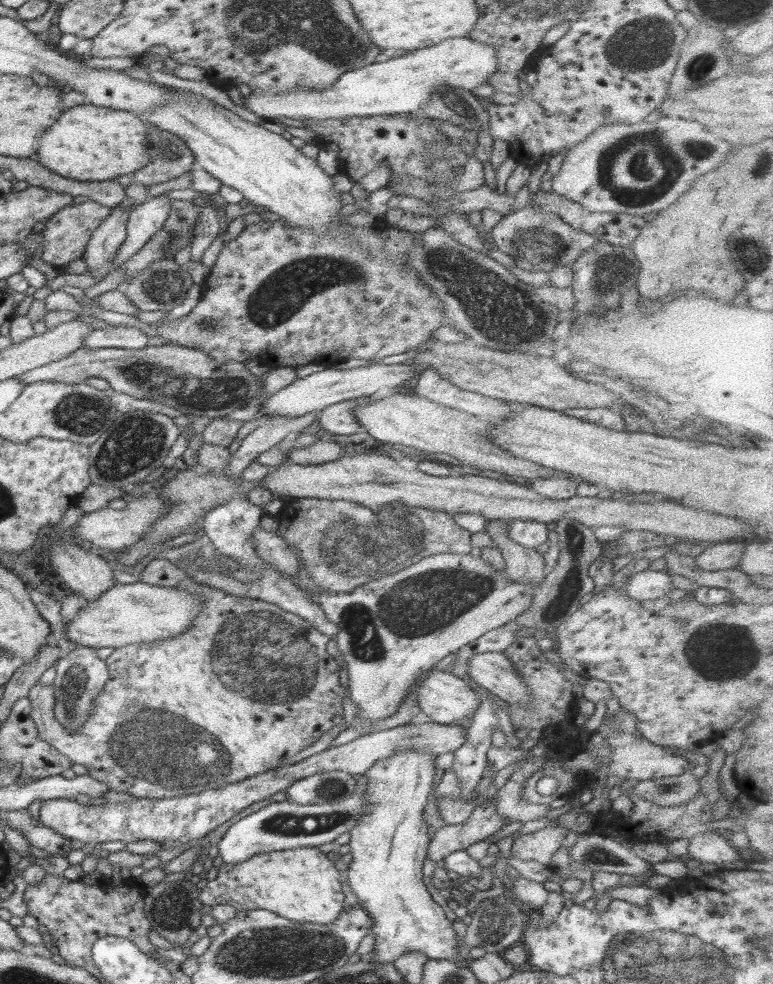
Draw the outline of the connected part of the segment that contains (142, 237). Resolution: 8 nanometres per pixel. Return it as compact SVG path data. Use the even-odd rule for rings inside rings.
M166 193L150 197L130 212L127 222L126 240L119 246L113 258L116 268L126 262L136 251L140 250L156 234L168 219L172 202Z

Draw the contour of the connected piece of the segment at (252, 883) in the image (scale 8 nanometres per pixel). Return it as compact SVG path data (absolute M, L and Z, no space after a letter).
M317 847L252 855L244 862L221 865L216 878L208 880L198 898L203 905L212 907L229 904L237 911L269 910L294 922L327 925L339 917L345 905L340 868L341 865L328 859Z

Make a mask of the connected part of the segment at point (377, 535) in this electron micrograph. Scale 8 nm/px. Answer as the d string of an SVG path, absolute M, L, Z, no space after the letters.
M291 497L286 499L283 511L276 518L276 532L288 545L299 550L312 581L336 594L350 594L354 587L383 578L386 574L408 569L408 566L417 564L426 556L469 554L473 548L471 533L460 527L452 514L428 510L424 506L407 506L400 501L391 502L375 512L361 504L344 500Z

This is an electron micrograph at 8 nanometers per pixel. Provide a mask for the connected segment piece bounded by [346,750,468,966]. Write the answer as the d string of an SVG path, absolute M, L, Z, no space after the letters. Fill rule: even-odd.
M407 750L397 752L390 758L380 759L365 772L368 781L363 785L362 814L358 825L350 831L350 860L346 881L357 896L364 910L372 917L374 950L371 952L375 963L391 963L408 951L420 951L429 959L444 959L467 966L468 962L459 958L459 940L453 929L453 921L446 918L442 907L434 901L422 879L423 860L427 857L430 837L428 824L424 821L424 806L430 796L437 773L445 772L434 765L436 754Z

